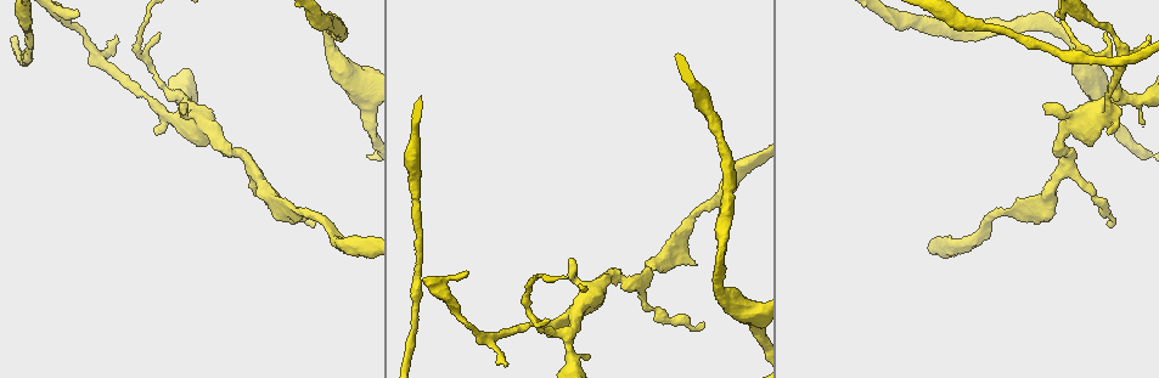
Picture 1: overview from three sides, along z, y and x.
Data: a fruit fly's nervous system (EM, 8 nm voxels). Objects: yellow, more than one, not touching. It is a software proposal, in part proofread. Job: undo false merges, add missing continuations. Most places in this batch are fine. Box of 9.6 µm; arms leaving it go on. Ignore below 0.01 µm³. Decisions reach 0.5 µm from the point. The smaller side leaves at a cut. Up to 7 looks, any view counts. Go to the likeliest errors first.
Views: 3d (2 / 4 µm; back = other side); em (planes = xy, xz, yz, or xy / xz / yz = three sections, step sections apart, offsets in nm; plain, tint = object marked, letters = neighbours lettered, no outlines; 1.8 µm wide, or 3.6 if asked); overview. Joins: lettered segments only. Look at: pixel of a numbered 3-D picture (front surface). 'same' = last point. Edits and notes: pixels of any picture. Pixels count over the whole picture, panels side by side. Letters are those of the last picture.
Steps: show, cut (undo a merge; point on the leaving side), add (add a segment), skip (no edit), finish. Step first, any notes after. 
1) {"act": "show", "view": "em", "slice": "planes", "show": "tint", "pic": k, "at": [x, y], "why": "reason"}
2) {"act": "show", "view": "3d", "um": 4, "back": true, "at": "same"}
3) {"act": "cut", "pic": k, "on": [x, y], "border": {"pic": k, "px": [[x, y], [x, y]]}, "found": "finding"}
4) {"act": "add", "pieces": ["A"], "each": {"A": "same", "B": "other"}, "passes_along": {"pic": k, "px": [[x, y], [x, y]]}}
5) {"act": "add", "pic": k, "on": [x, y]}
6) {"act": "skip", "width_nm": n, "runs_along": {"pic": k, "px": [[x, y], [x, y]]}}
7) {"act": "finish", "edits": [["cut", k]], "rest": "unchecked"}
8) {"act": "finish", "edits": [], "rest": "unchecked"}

{"act": "show", "view": "3d", "um": 2, "pic": 1, "at": [674, 233], "why": "stops while still wide"}

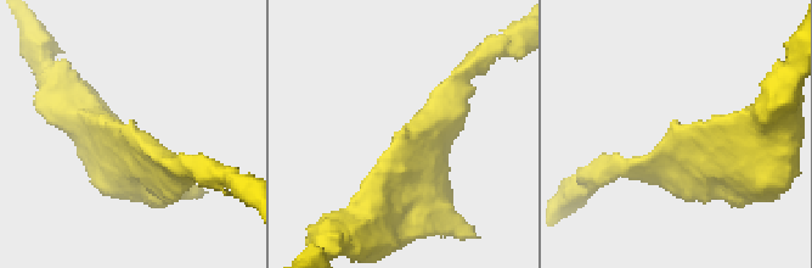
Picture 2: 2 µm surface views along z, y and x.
{"act": "show", "view": "em", "slice": "planes", "show": "letters", "pic": 2, "at": [404, 135]}

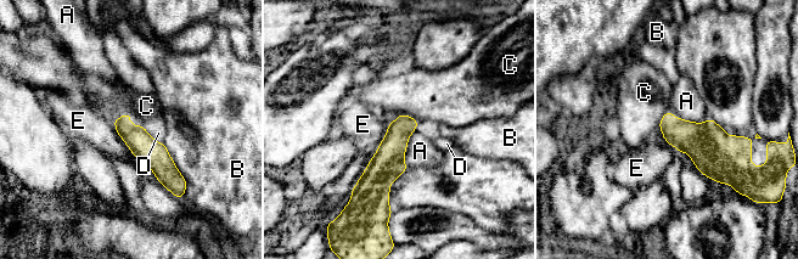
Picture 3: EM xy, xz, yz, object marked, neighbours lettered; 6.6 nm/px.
{"act": "skip", "each": {"A": "other", "B": "other", "C": "other", "D": "other", "E": "other"}, "border": {"pic": 3, "px": [[415, 129], [404, 156], [406, 167]]}, "found": "none of them fits"}

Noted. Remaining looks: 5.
{"act": "show", "view": "em", "slice": "planes", "show": "tint", "pic": 1, "at": [186, 136], "why": "an open end"}

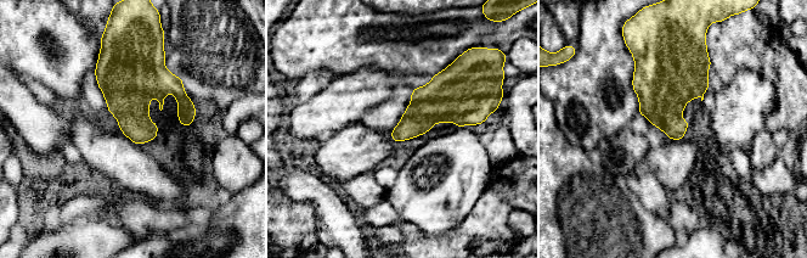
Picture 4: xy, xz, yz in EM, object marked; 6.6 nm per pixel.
{"act": "show", "view": "em", "slice": "planes", "show": "letters", "at": "same"}

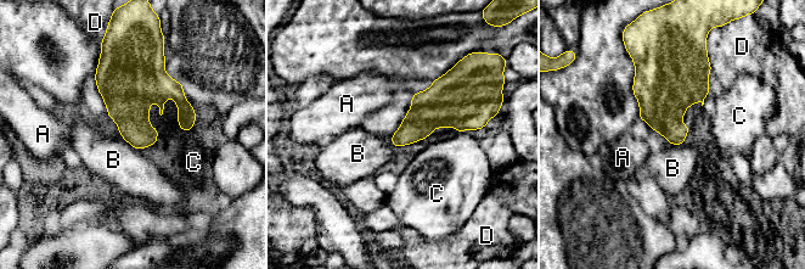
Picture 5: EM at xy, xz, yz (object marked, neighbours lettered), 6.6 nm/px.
{"act": "skip", "each": {"A": "other", "B": "other", "C": "other", "D": "other"}, "border": {"pic": 5, "px": [[122, 136], [140, 150]]}, "found": "no lettered segment goes on from it"}

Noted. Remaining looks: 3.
{"act": "show", "view": "em", "slice": "xz", "step": 16, "show": "letters", "pic": 1, "at": [158, 35], "why": "free end"}

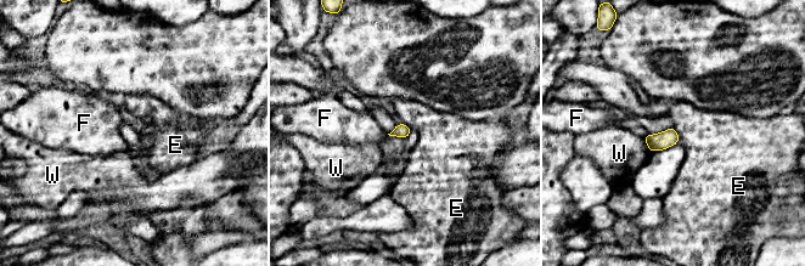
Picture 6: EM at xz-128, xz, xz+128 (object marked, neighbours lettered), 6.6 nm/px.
{"act": "show", "view": "em", "slice": "planes", "show": "letters", "at": "same"}

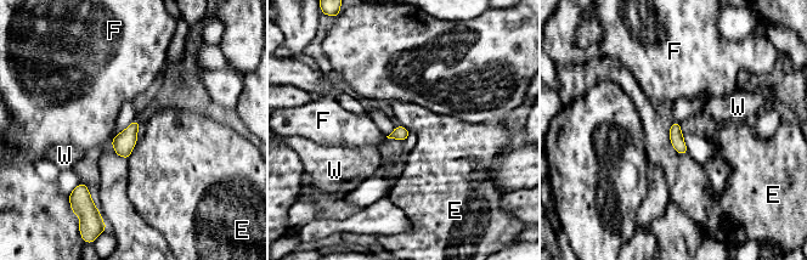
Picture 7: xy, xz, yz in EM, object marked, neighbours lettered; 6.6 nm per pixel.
{"act": "skip", "each": {"E": "other", "F": "other", "W": "other"}, "border": {"pic": 7, "px": [[667, 131], [673, 148], [686, 154]]}, "found": "none of them fits"}

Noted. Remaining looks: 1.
{"act": "finish", "edits": [], "rest": "unchecked"}

